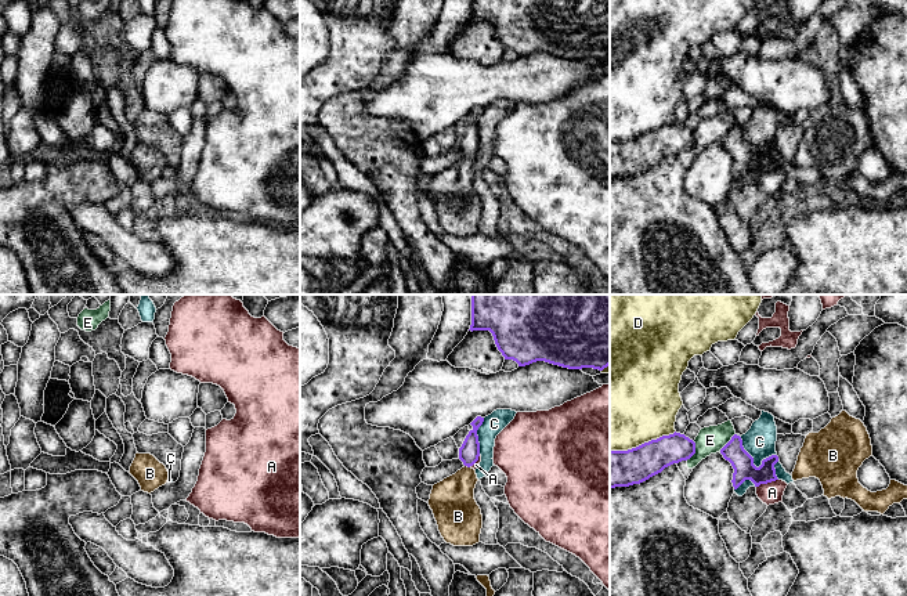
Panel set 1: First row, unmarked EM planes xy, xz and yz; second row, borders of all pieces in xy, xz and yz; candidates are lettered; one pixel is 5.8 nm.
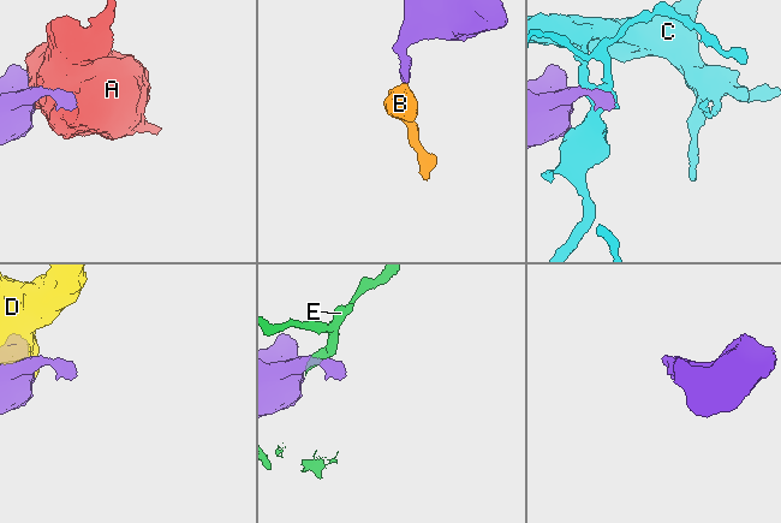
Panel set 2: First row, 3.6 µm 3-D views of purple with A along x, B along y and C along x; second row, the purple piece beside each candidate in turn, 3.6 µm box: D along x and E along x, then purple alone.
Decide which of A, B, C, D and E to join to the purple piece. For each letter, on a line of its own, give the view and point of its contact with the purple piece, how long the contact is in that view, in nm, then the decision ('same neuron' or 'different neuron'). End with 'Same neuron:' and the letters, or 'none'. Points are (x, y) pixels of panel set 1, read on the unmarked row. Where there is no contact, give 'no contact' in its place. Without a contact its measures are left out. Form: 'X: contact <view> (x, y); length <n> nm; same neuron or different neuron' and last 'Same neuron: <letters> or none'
A: contact yz (766, 173); length 140 nm; different neuron
B: contact xz (468, 156); length 40 nm; same neuron
C: contact yz (752, 151); length 260 nm; different neuron
D: contact yz (642, 134); length 400 nm; different neuron
E: contact yz (694, 141); length 120 nm; different neuron
Same neuron: B

